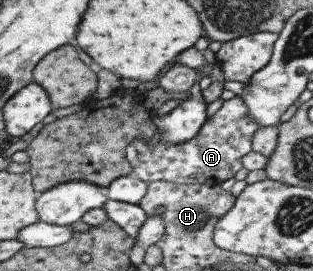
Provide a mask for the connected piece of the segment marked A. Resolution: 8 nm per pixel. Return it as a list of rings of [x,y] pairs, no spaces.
[[[234,96],[223,102],[220,109],[205,121],[205,125],[201,127],[199,135],[193,137],[191,141],[179,143],[179,145],[173,145],[173,143],[169,144],[168,142],[161,143],[161,141],[159,141],[155,147],[151,147],[148,143],[149,139],[137,137],[137,139],[133,139],[133,141],[129,143],[129,147],[127,147],[127,157],[133,166],[133,174],[147,183],[163,180],[180,184],[217,186],[223,183],[223,181],[235,177],[237,171],[243,169],[243,159],[253,151],[253,138],[255,138],[255,132],[257,132],[259,128],[261,128],[261,125],[255,123],[255,121],[248,116],[245,101],[243,101],[240,96]]]

